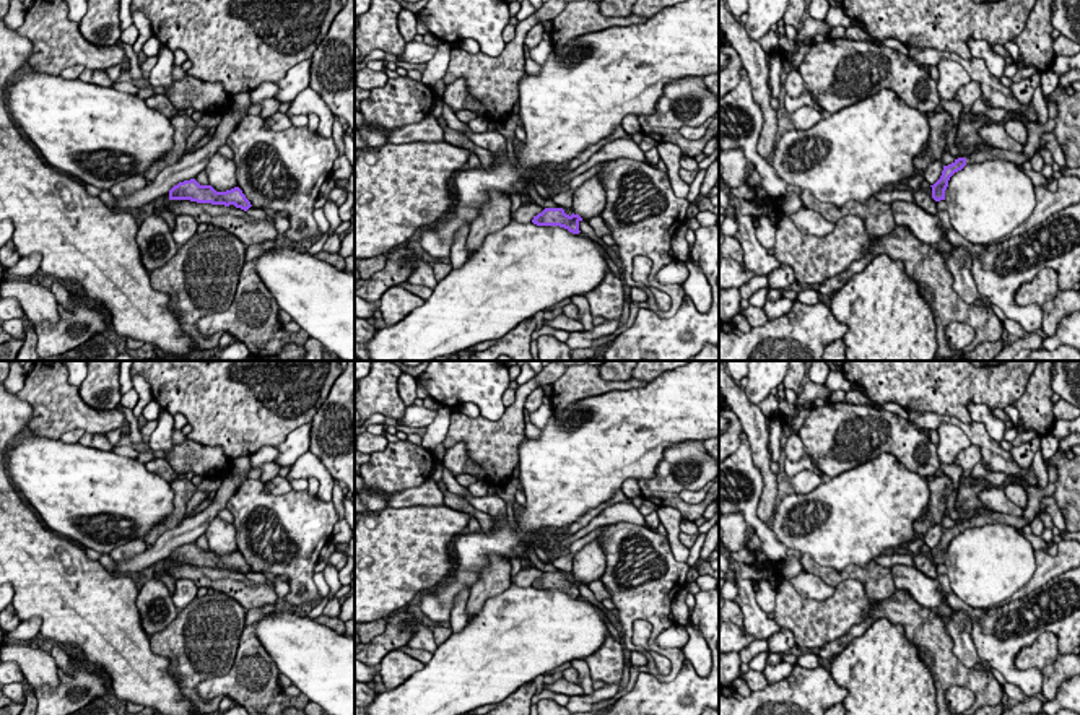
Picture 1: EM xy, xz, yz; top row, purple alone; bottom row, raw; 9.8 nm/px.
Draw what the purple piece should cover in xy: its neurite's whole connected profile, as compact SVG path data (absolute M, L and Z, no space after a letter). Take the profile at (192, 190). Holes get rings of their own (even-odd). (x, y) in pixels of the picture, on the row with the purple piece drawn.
M195 179L179 182L169 190L169 200L190 200L211 205L234 205L247 211L252 205L239 187L226 192L216 192L211 185L200 185Z

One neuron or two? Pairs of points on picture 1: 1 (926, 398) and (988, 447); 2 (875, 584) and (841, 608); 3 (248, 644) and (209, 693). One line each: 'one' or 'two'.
1: two
2: two
3: one

